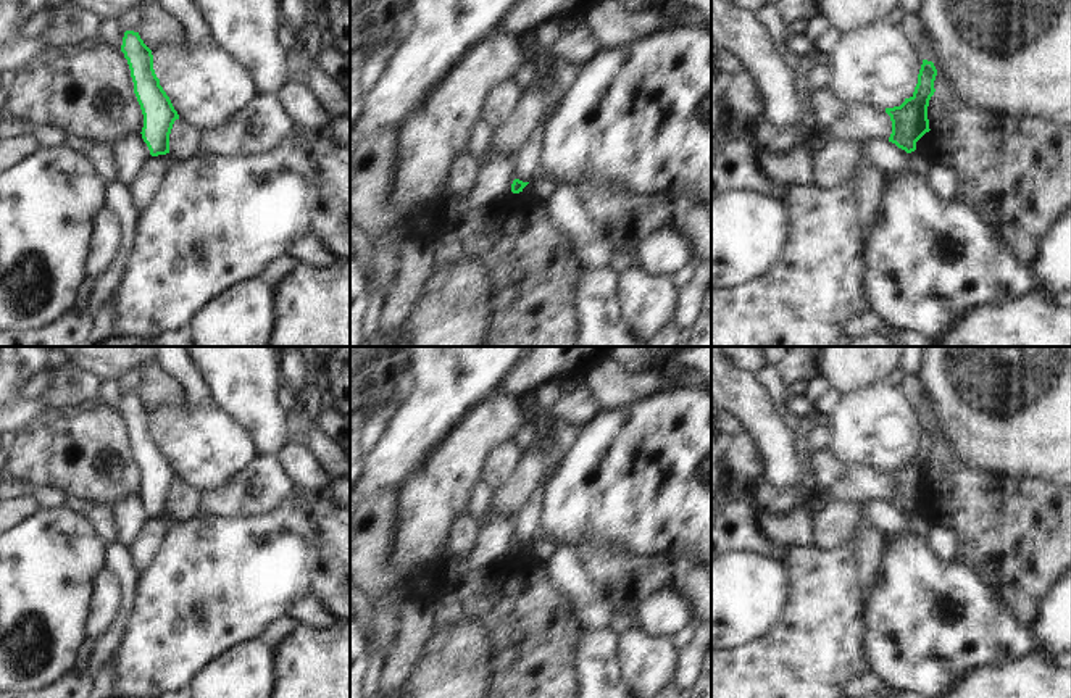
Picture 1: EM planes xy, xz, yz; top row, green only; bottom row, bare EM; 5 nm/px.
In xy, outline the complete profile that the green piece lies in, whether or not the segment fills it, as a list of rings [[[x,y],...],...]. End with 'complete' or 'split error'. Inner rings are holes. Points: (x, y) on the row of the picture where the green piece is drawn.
[[[126,31],[121,52],[127,60],[134,93],[144,114],[142,139],[152,156],[166,155],[169,153],[169,134],[179,114],[155,74],[152,50],[139,32]]]; complete

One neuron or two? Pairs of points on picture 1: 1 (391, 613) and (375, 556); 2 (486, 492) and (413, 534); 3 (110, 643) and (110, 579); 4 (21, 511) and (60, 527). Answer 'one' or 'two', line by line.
1: two
2: two
3: two
4: two

